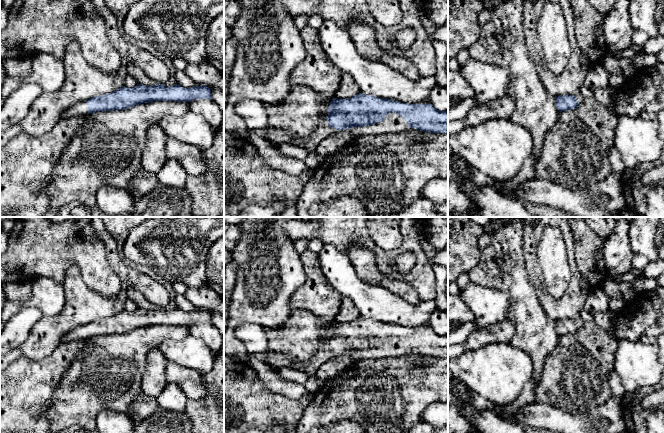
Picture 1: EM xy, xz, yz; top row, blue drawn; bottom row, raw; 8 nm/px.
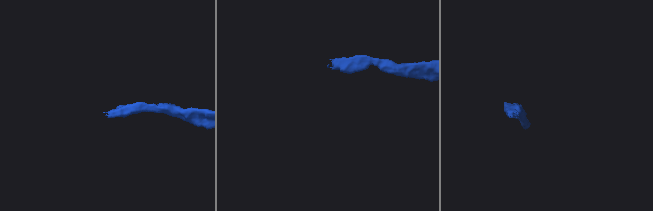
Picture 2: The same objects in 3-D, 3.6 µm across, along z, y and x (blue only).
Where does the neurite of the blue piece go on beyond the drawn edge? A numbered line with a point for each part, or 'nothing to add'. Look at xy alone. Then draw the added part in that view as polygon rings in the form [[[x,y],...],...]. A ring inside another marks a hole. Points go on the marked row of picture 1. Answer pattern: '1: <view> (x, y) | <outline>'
1: xy (81, 108) | [[[80,102],[70,108],[68,108],[64,113],[63,113],[63,119],[71,118],[71,117],[76,117],[79,115],[86,115],[88,110],[88,105],[87,102]]]

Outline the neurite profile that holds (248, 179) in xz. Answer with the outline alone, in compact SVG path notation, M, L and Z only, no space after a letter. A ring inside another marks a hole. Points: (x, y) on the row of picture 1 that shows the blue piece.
M224 131L224 217L239 217L247 206L267 205L272 200L282 202L285 209L295 205L311 175L311 172L305 172L290 176L272 169L249 140Z

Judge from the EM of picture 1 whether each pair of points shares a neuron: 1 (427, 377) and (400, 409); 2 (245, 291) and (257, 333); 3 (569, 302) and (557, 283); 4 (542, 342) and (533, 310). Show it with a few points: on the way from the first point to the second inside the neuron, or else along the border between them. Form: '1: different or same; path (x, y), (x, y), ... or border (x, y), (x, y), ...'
1: same; path (419, 385), (403, 401)
2: different; border (263, 327), (242, 323), (236, 328), (234, 335)
3: different; border (569, 270), (570, 282), (568, 287), (556, 299)
4: same; path (535, 334), (533, 318)

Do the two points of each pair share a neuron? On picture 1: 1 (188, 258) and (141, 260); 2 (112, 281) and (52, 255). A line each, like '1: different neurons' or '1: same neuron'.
1: same neuron
2: same neuron

